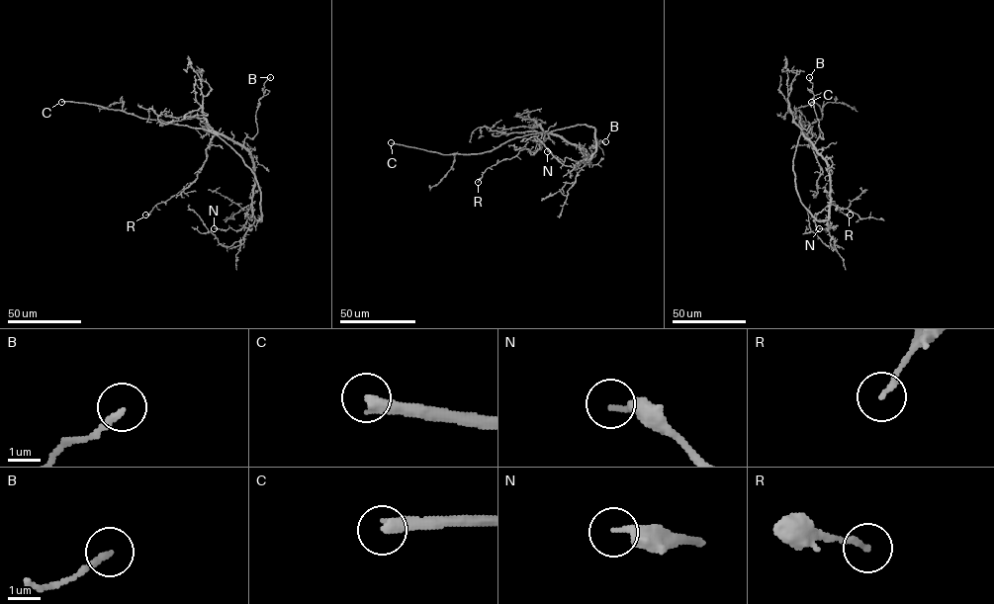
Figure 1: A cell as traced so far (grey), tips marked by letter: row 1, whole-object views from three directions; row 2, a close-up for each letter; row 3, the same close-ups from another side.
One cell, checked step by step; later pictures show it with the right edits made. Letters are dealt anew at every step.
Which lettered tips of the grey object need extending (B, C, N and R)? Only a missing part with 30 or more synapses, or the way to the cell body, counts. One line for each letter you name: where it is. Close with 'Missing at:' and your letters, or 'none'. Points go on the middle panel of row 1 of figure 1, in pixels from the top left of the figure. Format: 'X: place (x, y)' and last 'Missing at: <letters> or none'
C: place (391, 142)
Missing at: C

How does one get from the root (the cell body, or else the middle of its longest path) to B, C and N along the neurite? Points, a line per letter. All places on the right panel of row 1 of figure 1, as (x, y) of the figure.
B: (811, 215), (819, 220), (828, 218), (830, 182), (829, 164), (814, 145), (823, 136), (814, 109), (809, 77)
C: (811, 215), (801, 203), (793, 169), (800, 130), (822, 116), (822, 110), (811, 102)
N: (811, 215), (819, 220), (828, 216), (829, 229), (819, 228)

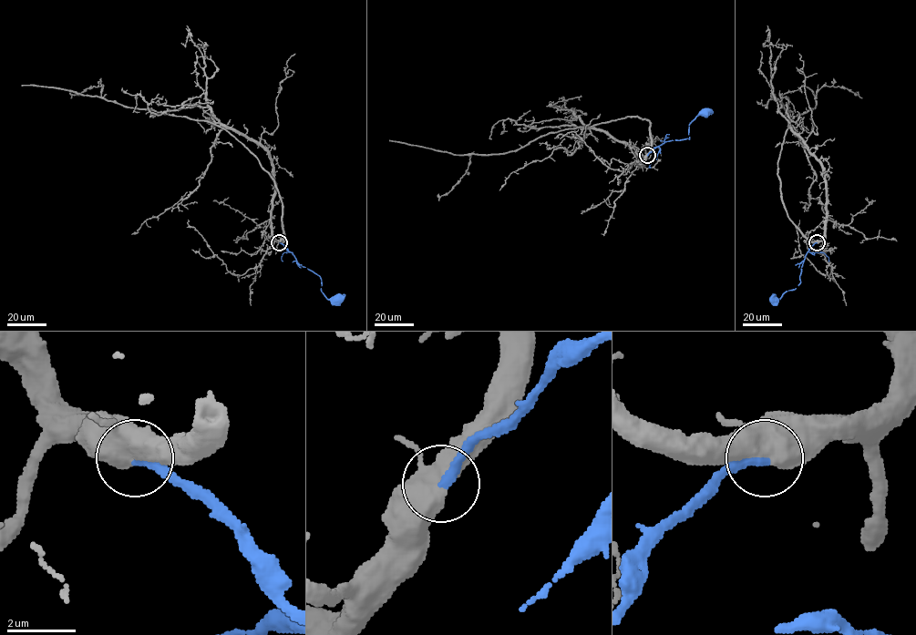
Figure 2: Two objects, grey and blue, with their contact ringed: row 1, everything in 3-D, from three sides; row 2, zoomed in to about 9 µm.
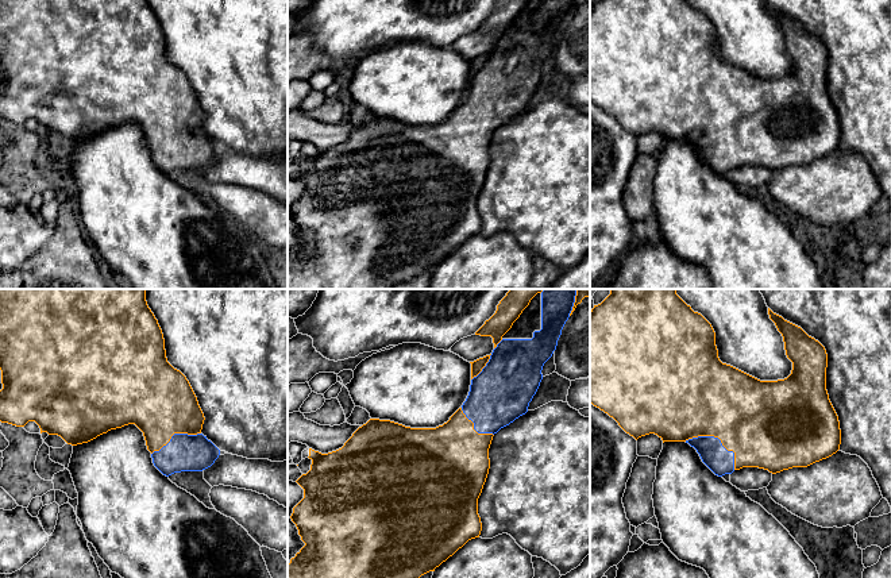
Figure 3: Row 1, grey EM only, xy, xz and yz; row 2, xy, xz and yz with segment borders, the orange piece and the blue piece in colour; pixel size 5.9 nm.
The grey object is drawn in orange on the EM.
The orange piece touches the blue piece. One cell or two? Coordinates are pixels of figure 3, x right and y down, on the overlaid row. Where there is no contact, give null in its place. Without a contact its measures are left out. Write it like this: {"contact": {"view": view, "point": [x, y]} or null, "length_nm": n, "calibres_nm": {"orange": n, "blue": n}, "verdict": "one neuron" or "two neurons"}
{"contact": {"view": "yz", "point": [718, 438]}, "length_nm": 340, "calibres_nm": {"orange": 460, "blue": 160}, "verdict": "one neuron"}

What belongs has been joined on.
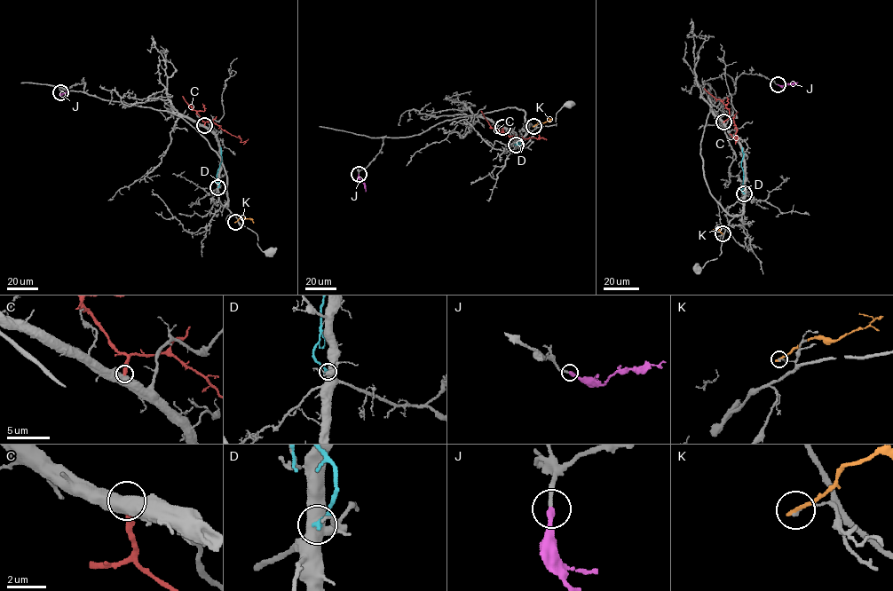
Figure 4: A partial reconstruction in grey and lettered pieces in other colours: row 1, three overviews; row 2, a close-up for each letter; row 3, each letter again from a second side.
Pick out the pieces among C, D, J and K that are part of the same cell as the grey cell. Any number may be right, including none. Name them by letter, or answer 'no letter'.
J

